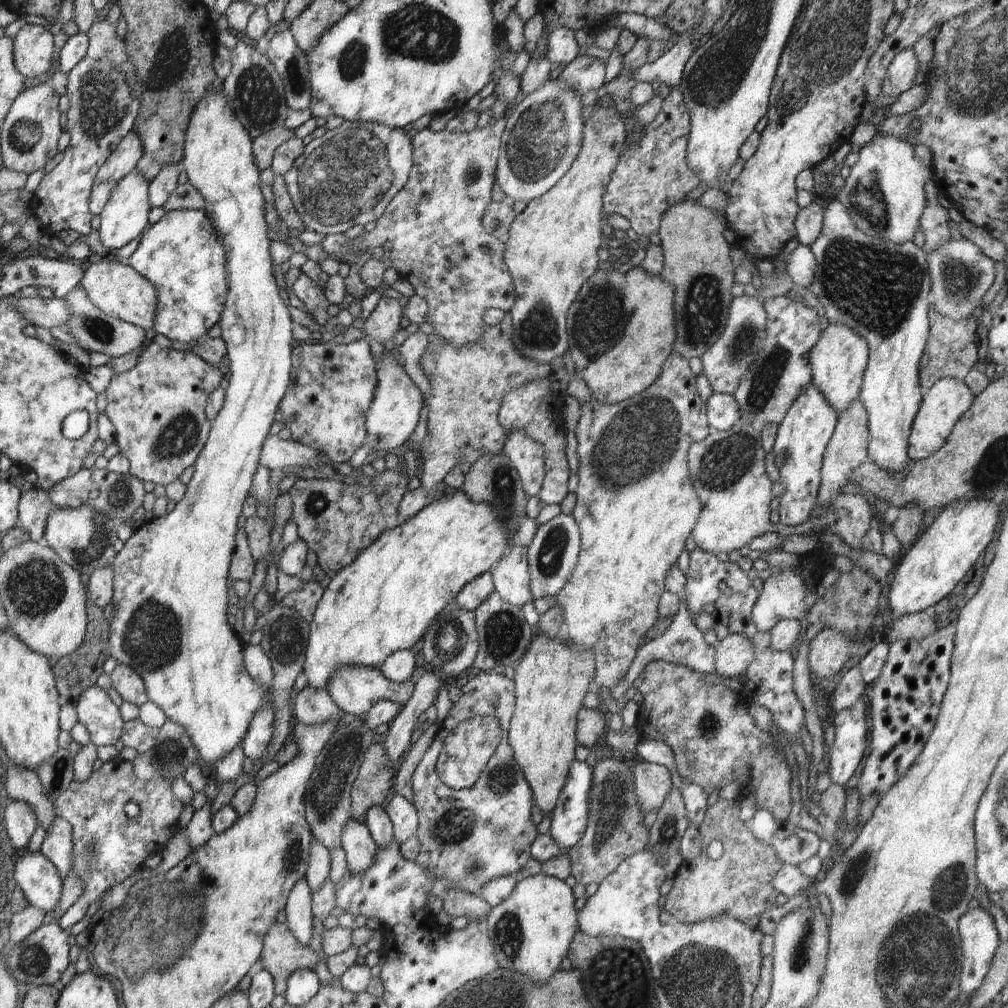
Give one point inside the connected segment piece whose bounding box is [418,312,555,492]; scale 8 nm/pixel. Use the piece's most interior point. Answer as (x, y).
(468, 381)

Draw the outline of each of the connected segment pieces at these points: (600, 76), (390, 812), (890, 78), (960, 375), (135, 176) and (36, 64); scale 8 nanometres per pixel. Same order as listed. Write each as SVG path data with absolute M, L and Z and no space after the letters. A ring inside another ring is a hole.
M578 55L569 62L557 79L562 79L578 94L586 94L590 90L597 90L606 83L606 64L597 57Z
M397 794L388 802L385 811L393 824L393 835L399 843L417 834L419 816L413 803Z
M913 49L903 50L892 59L885 74L881 93L885 96L899 95L906 92L921 78L922 73L918 66L918 58Z
M932 306L929 308L928 316L929 335L920 361L920 386L923 390L930 388L942 377L954 377L964 381L966 374L972 370L978 360L977 322L972 315L968 319L953 321L951 318L939 315Z
M137 170L127 174L116 182L110 195L110 200L104 205L100 215L100 238L105 248L119 249L132 242L148 225L148 214L151 211L149 203L149 180Z
M26 23L13 38L14 64L20 74L36 78L49 72L54 46L53 34L46 26Z

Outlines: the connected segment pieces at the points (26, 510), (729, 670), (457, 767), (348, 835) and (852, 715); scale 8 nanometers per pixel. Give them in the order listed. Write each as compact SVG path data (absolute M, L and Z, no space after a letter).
M32 487L21 492L19 524L28 531L33 541L42 542L47 516L55 508L45 490Z
M730 633L719 641L716 650L715 670L726 678L742 678L755 655L753 642L742 633Z
M475 716L461 722L445 738L435 764L438 778L451 789L467 789L473 785L502 740L500 721L491 716Z
M350 818L341 832L341 847L349 870L361 873L373 863L377 844L362 821Z
M867 696L852 706L838 711L833 726L836 731L834 747L829 749L831 782L845 788L846 782L854 776L865 753Z

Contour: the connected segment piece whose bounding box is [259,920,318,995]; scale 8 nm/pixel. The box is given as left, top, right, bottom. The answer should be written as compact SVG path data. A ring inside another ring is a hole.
M274 921L263 938L260 964L272 976L275 994L284 994L288 977L299 968L314 971L317 950L303 945L283 921Z

